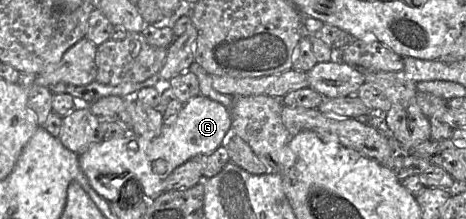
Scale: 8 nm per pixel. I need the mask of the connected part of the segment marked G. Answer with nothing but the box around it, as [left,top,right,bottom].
[79,94,231,202]

